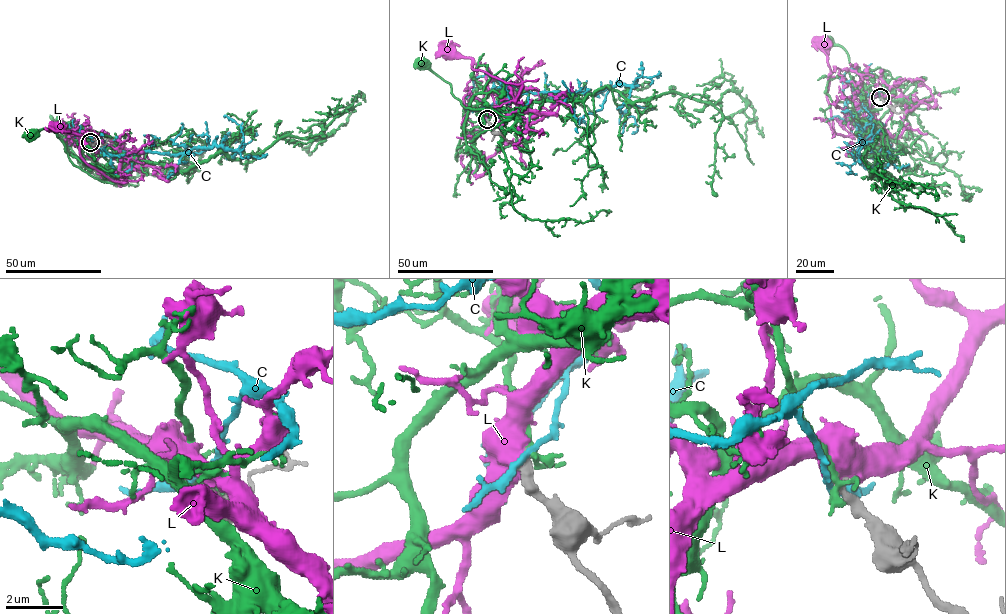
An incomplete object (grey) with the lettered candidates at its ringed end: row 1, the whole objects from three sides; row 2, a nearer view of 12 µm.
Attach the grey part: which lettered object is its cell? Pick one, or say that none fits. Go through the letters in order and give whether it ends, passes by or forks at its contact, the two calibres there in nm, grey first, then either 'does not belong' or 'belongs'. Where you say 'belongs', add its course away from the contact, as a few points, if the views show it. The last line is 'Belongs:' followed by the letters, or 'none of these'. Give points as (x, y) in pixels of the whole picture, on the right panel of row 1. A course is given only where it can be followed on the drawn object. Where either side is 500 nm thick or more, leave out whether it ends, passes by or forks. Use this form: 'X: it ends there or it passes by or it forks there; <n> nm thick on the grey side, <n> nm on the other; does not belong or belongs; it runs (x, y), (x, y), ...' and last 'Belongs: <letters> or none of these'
C: it passes by; 360 nm thick on the grey side, 200 nm on the other; does not belong
K: it passes by; 320 nm thick on the grey side, 280 nm on the other; belongs; it runs (881, 97), (869, 85), (873, 97), (864, 111), (863, 140), (857, 121), (860, 73), (843, 47), (829, 41)
L: 320 nm thick on the grey side, 800 nm on the other; does not belong
Belongs: K

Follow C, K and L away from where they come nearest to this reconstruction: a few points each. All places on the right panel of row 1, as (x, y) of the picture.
C: (880, 98), (867, 95), (855, 113), (864, 142), (860, 162), (873, 167), (889, 155), (897, 168), (909, 164)
K: (881, 97), (869, 85), (873, 97), (864, 111), (863, 140), (857, 121), (860, 73), (843, 47), (829, 41)
L: (881, 98), (869, 104), (876, 129), (871, 137), (866, 133), (834, 133), (825, 46)

